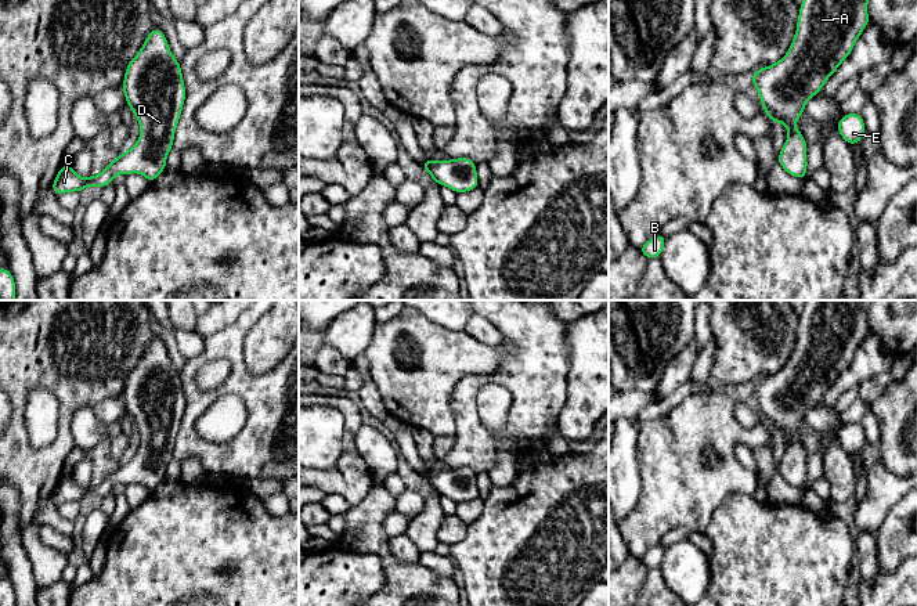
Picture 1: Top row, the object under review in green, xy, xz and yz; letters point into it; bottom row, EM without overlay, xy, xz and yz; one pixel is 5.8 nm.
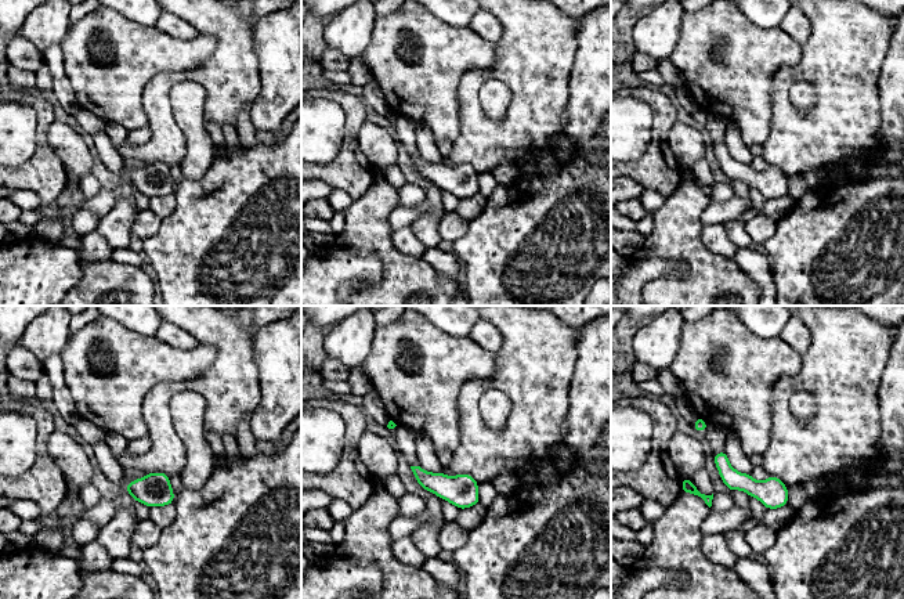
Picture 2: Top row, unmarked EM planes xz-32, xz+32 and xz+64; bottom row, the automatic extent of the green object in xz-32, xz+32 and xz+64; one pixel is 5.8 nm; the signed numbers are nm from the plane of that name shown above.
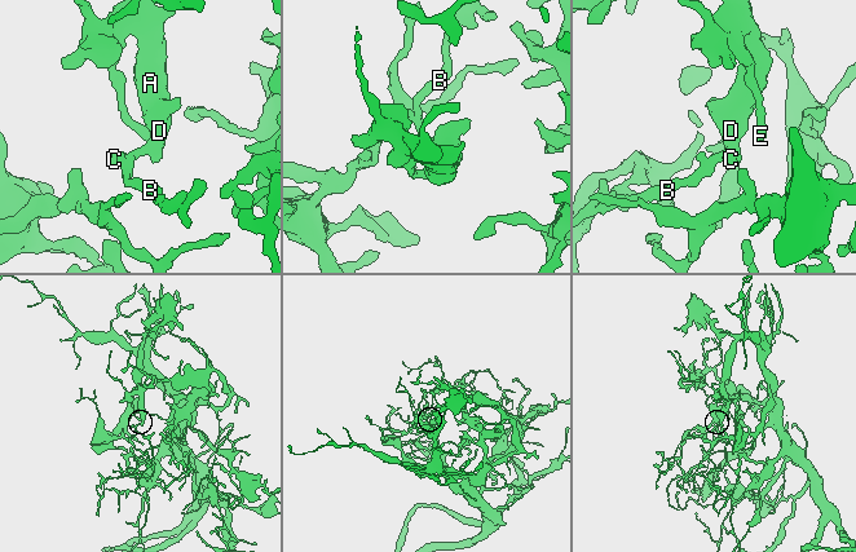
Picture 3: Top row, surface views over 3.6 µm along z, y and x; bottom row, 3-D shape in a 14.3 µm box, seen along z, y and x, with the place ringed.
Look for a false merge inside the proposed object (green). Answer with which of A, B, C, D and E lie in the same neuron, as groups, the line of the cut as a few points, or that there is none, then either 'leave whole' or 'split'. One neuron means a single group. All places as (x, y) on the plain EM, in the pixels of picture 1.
A B C D E; no cut; leave whole

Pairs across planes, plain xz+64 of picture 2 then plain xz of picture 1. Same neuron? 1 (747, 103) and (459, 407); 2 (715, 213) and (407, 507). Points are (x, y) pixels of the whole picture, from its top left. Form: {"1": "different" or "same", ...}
{"1": "different", "2": "different"}

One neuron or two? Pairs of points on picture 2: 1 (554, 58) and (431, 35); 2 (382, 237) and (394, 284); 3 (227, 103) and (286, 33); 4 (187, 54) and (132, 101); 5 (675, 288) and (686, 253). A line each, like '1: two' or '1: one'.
1: two
2: one
3: two
4: one
5: one

